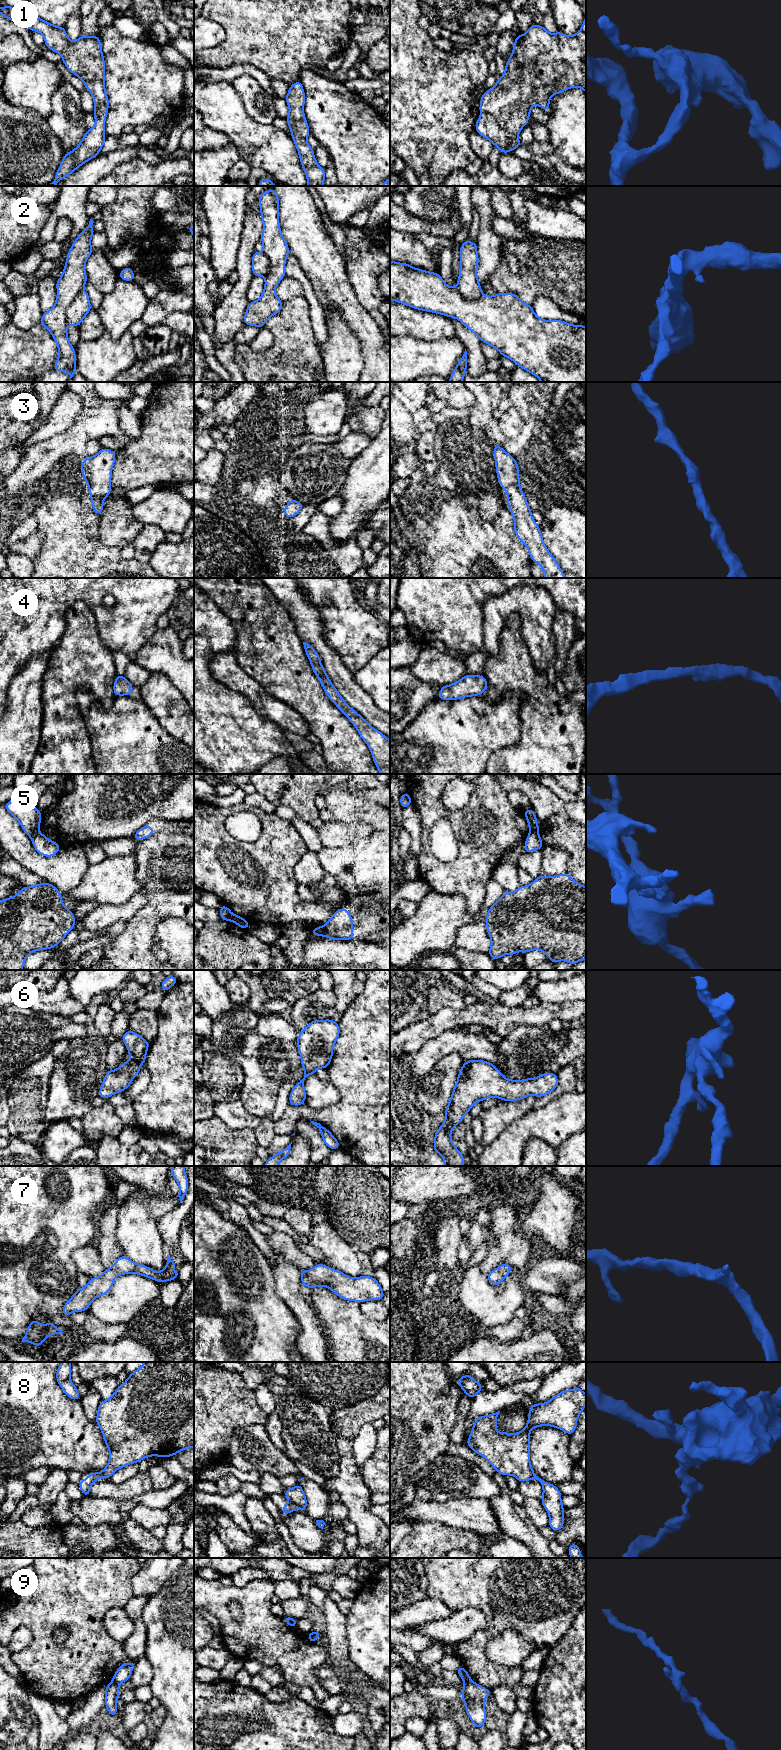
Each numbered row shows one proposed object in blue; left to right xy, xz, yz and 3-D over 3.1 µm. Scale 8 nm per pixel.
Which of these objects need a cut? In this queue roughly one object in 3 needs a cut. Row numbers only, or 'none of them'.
2, 5, 8, 9

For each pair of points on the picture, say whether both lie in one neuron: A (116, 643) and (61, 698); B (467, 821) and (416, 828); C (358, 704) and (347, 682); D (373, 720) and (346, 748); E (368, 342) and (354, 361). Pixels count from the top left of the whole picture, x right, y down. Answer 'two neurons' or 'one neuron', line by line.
A: two neurons
B: two neurons
C: one neuron
D: two neurons
E: two neurons

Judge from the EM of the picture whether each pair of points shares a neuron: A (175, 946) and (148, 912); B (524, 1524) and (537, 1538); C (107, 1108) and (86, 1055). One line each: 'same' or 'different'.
A: different
B: same
C: different

